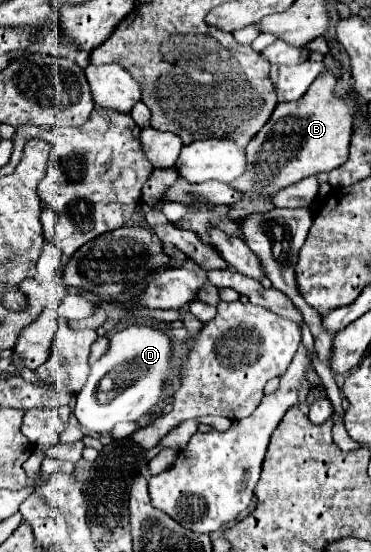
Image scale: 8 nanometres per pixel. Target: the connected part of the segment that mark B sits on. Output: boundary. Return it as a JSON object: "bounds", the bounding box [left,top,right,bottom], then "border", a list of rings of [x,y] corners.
{"bounds":[175,71,355,245],"border":[[[325,71],[323,75],[319,75],[313,81],[307,95],[303,95],[299,101],[279,103],[277,109],[273,111],[271,119],[267,121],[267,125],[245,147],[247,171],[243,177],[235,179],[231,183],[231,187],[245,193],[245,197],[241,201],[249,201],[249,209],[245,207],[245,211],[243,211],[243,209],[237,209],[235,205],[231,205],[231,213],[227,217],[219,217],[211,211],[213,205],[189,205],[195,211],[185,215],[175,225],[195,231],[201,237],[201,241],[205,241],[209,245],[211,245],[211,239],[207,235],[207,227],[217,227],[231,237],[239,237],[241,233],[235,227],[237,221],[251,213],[257,213],[257,211],[269,211],[273,207],[267,201],[269,195],[273,195],[275,191],[279,191],[291,183],[301,181],[309,175],[319,175],[323,171],[329,173],[331,169],[343,165],[349,157],[349,143],[351,143],[351,135],[353,135],[353,117],[355,115],[353,115],[353,109],[347,103],[347,99],[335,95],[335,83],[337,83],[337,77],[331,71]]]}

